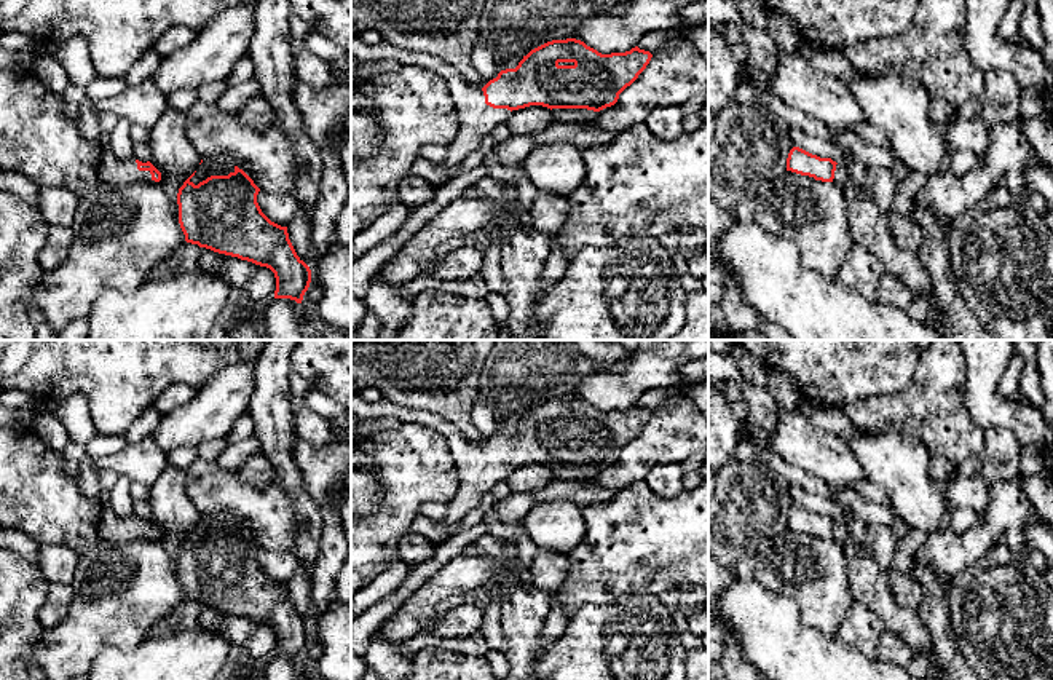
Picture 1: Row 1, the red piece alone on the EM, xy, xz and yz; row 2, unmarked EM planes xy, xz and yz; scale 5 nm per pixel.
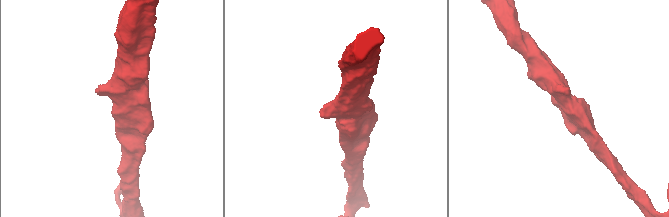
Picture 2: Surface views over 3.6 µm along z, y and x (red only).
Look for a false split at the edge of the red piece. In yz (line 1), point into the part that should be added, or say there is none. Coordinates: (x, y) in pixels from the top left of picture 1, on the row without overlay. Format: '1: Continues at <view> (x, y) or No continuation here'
1: Continues at yz (841, 532)

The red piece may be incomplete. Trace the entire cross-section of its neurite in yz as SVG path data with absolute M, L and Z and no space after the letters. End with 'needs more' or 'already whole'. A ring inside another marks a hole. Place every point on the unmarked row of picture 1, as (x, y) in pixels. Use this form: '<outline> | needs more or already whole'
M793 504L790 508L787 516L787 528L809 533L822 540L836 540L841 544L849 535L849 528L842 520L836 520L831 516L820 516L799 504Z | needs more

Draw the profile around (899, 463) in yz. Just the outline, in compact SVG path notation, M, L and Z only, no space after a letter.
M857 429L847 442L868 480L881 485L892 509L911 528L940 530L948 517L948 500L930 477L930 453L913 437L897 433Z

